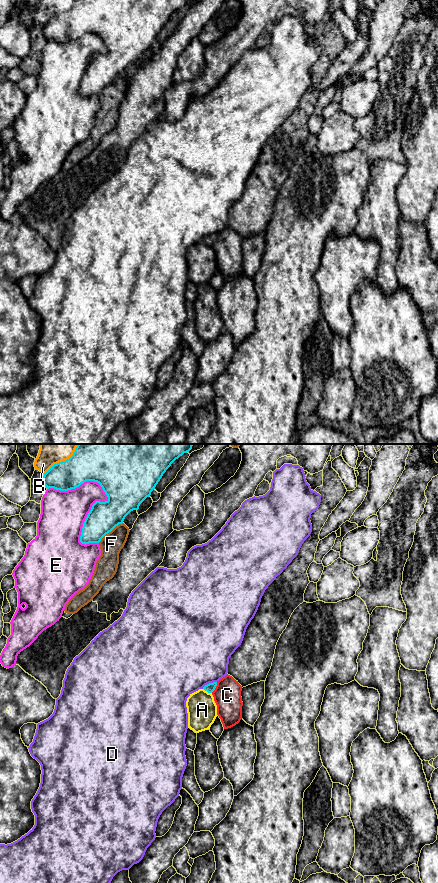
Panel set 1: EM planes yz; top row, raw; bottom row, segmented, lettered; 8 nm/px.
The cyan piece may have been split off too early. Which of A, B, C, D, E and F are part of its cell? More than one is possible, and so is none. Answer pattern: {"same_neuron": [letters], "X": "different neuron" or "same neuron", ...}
{"same_neuron": [], "A": "different neuron", "B": "different neuron", "C": "different neuron", "D": "different neuron", "E": "different neuron", "F": "different neuron"}

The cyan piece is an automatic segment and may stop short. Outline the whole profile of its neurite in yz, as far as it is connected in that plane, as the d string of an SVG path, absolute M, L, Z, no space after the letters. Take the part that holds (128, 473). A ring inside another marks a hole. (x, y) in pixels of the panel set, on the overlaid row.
M78 444L73 455L54 464L43 476L47 489L68 491L86 481L100 484L108 497L105 502L96 501L82 527L82 544L99 543L125 517L151 495L171 464L192 449L193 444Z

